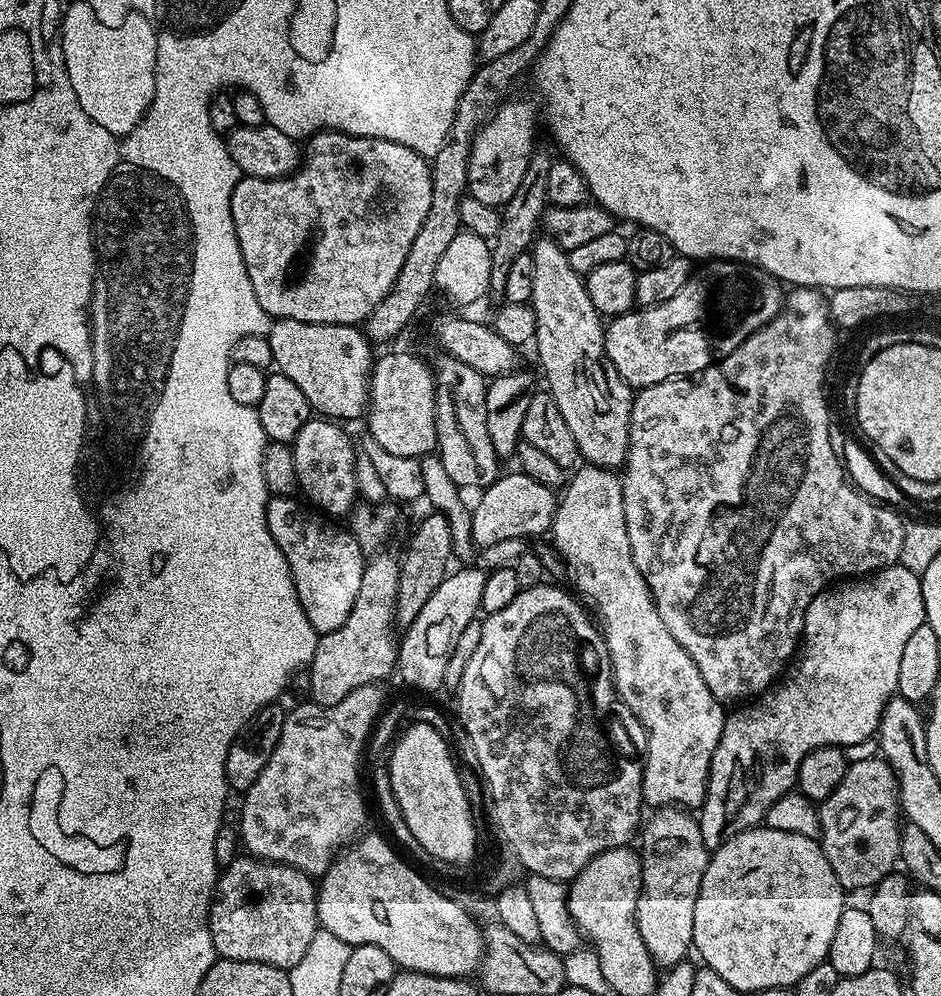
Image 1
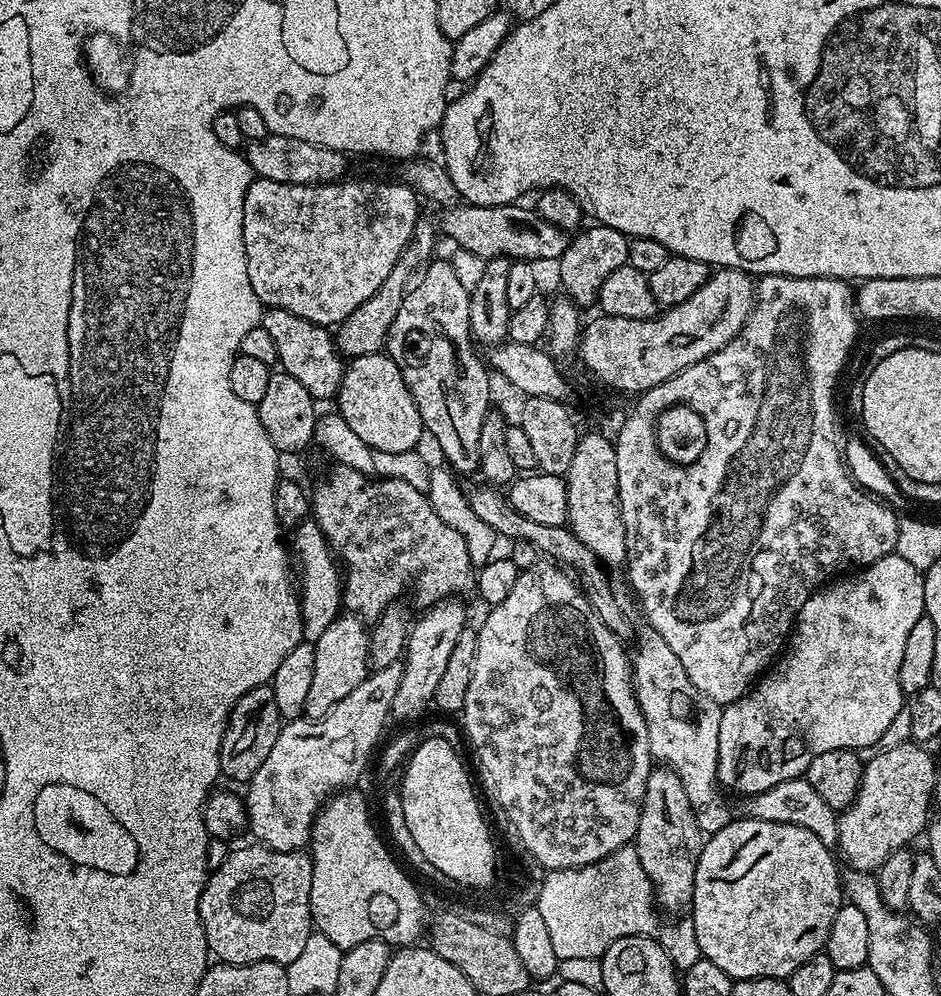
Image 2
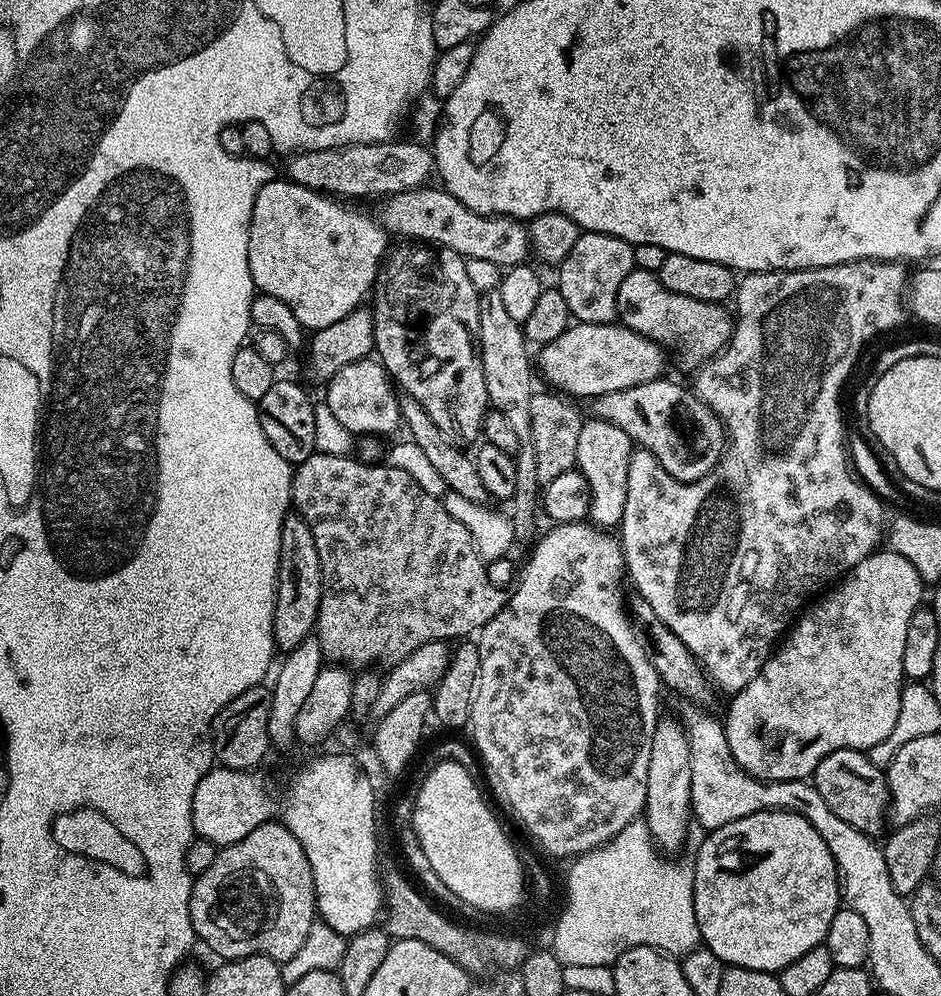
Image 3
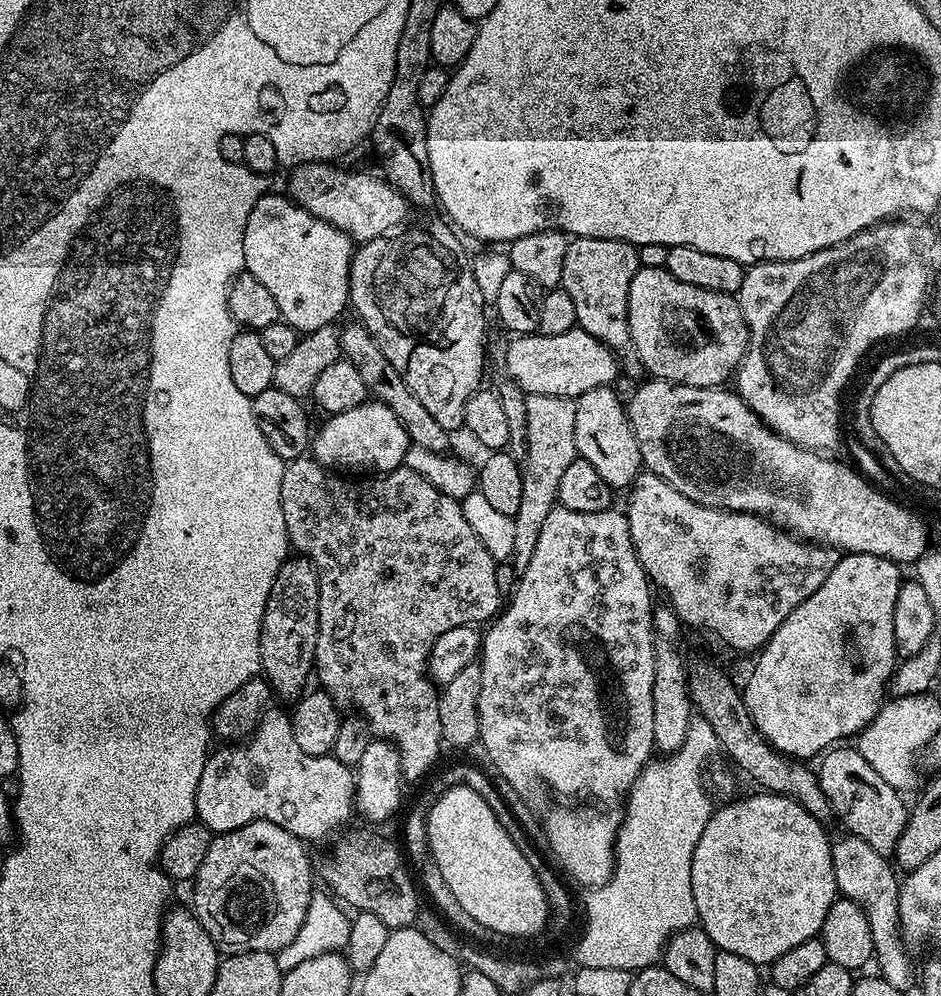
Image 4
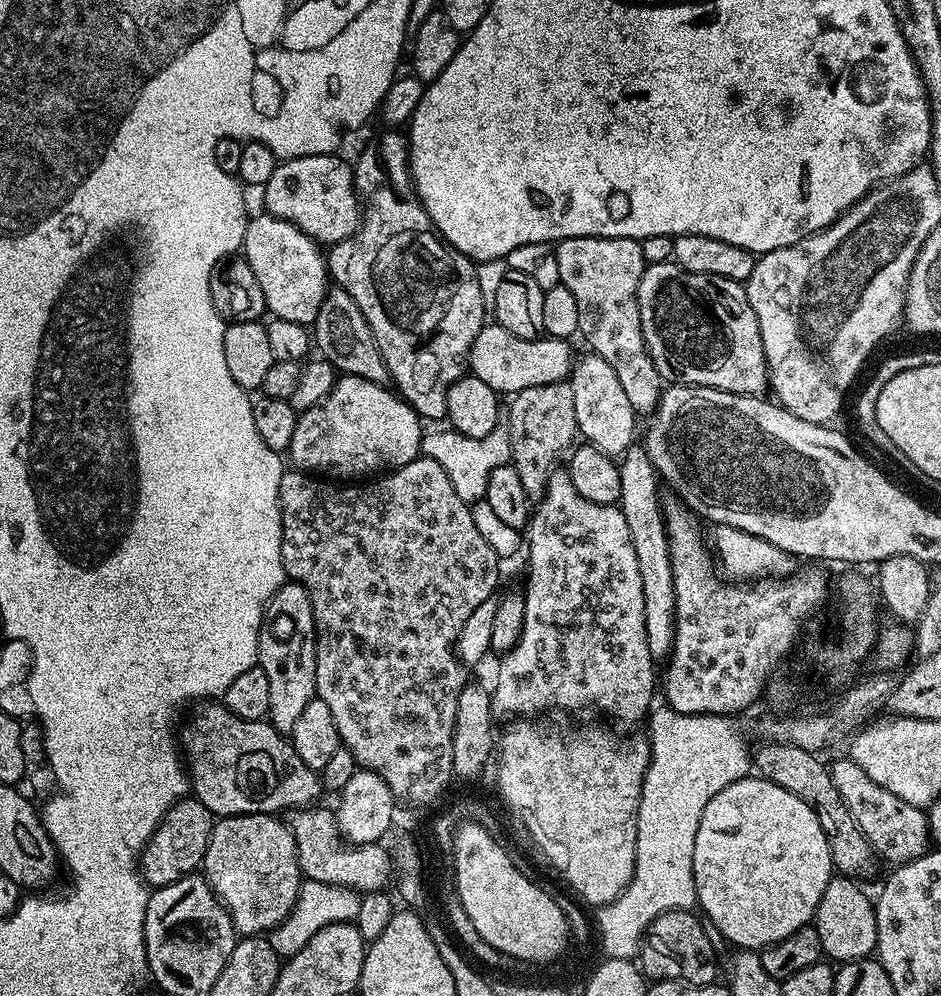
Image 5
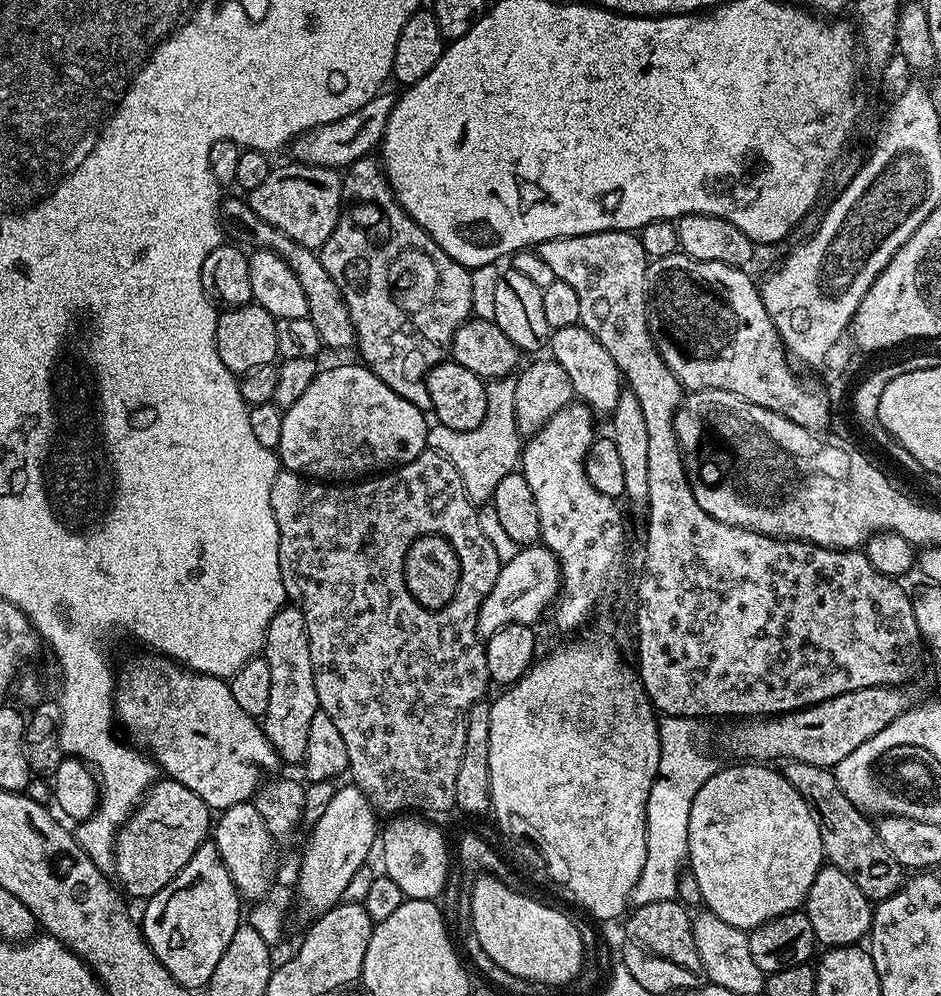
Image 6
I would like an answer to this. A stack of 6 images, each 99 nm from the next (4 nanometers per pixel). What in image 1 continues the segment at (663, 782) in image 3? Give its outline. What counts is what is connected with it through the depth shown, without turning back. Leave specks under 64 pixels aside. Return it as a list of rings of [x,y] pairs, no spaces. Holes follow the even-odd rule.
[[[660,806],[653,812],[656,813],[649,820],[647,817],[643,821],[642,831],[638,836],[642,882],[640,897],[636,903],[636,925],[638,934],[642,934],[642,942],[646,942],[646,950],[650,950],[650,958],[656,963],[657,969],[669,970],[676,964],[685,963],[687,956],[684,955],[693,951],[694,905],[698,902],[698,890],[702,886],[702,874],[706,874],[710,850],[702,842],[700,821],[691,811],[680,806]]]

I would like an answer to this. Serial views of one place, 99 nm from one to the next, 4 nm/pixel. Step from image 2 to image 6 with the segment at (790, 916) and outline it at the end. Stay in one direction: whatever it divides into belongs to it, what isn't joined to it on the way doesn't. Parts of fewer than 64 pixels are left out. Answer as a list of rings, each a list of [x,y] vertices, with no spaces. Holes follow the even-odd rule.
[[[764,762],[735,763],[729,768],[721,767],[713,776],[706,778],[702,790],[698,790],[698,794],[694,794],[694,806],[690,806],[687,863],[698,880],[703,907],[709,912],[718,914],[718,918],[722,918],[722,922],[730,922],[730,926],[751,930],[770,922],[774,918],[784,916],[788,912],[803,909],[804,899],[810,894],[810,885],[814,882],[818,870],[825,867],[826,857],[822,846],[822,834],[818,834],[818,822],[814,822],[814,814],[810,810],[810,806],[806,806],[802,794],[798,794],[798,790],[794,790],[794,786],[790,786],[790,782],[786,782],[783,771],[776,769],[775,772],[772,769],[775,767]]]

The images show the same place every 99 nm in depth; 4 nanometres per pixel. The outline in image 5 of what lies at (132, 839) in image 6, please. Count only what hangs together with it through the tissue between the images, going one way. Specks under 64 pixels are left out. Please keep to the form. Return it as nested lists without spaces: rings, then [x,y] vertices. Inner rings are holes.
[[[195,798],[176,801],[161,818],[156,833],[140,854],[140,874],[144,883],[153,889],[165,888],[168,884],[178,882],[178,878],[193,875],[204,863],[213,823],[212,811],[202,801]]]

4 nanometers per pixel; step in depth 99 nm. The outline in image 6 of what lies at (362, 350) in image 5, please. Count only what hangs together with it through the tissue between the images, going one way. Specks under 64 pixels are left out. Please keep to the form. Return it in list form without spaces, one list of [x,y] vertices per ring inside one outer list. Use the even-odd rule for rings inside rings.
[[[236,196],[230,197],[229,200],[228,197],[221,199],[220,214],[227,235],[229,232],[230,235],[237,236],[237,238],[232,238],[249,249],[278,254],[294,270],[294,274],[298,278],[298,282],[302,282],[302,290],[306,294],[307,319],[314,322],[321,345],[325,349],[348,347],[351,349],[356,342],[354,322],[350,318],[350,310],[342,298],[342,290],[338,290],[338,282],[334,282],[334,278],[330,278],[330,270],[326,270],[326,266],[322,266],[319,251],[294,242],[294,238],[290,238],[286,234],[282,234],[282,230],[270,226],[270,222],[262,222],[262,218],[258,218],[258,214],[254,214],[251,206],[241,197],[240,200]]]

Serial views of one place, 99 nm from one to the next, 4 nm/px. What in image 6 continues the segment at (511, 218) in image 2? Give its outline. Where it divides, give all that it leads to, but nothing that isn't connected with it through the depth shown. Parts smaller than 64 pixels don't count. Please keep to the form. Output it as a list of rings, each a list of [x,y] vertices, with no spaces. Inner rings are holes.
[[[291,162],[273,167],[270,178],[258,186],[258,190],[247,193],[246,203],[262,218],[270,222],[282,234],[294,238],[307,248],[319,249],[330,238],[342,211],[342,176],[337,169]]]

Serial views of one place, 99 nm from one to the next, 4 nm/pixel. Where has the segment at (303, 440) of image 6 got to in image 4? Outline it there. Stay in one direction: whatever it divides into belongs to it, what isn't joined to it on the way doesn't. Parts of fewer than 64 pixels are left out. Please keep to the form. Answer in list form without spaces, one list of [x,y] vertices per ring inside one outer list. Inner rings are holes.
[[[372,398],[367,402],[354,406],[350,410],[331,413],[328,420],[321,428],[315,429],[314,435],[310,441],[311,459],[317,460],[326,468],[333,470],[348,470],[344,468],[372,468],[373,473],[383,474],[392,472],[395,468],[401,467],[404,463],[404,456],[408,452],[410,443],[406,430],[398,418],[394,418],[394,410],[387,408],[379,400]]]

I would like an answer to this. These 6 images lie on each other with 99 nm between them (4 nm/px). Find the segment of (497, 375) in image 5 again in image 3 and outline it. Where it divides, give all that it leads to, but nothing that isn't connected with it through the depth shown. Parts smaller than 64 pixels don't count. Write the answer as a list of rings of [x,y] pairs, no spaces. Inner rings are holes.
[[[613,322],[610,324],[581,324],[573,323],[567,328],[557,340],[543,345],[539,349],[540,364],[538,360],[538,372],[550,380],[561,393],[569,397],[585,396],[591,398],[610,394],[618,390],[626,390],[630,386],[642,386],[646,382],[657,379],[664,368],[665,349],[659,344],[655,344],[650,338],[630,330],[626,325]]]

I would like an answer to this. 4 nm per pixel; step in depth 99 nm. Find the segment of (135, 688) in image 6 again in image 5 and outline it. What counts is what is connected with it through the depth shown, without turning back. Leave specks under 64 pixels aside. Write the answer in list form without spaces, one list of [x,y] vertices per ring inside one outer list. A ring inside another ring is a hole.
[[[204,702],[199,705],[200,708],[188,720],[188,725],[184,728],[184,736],[182,732],[182,752],[186,757],[187,763],[190,765],[190,788],[194,793],[195,799],[198,799],[212,811],[213,817],[221,816],[241,816],[242,814],[258,814],[266,812],[269,814],[284,814],[289,810],[295,810],[308,805],[322,795],[321,777],[318,775],[317,769],[306,766],[306,762],[302,762],[302,758],[298,758],[298,754],[294,750],[291,739],[285,733],[279,732],[277,728],[267,719],[262,720],[239,720],[235,714],[228,708],[224,707],[220,702]]]

